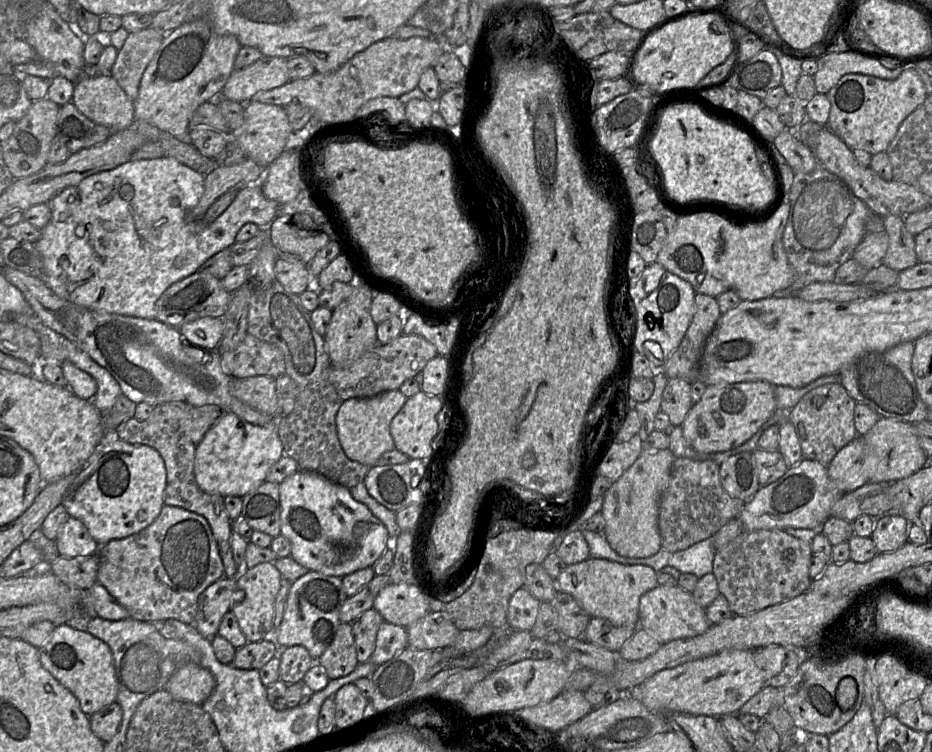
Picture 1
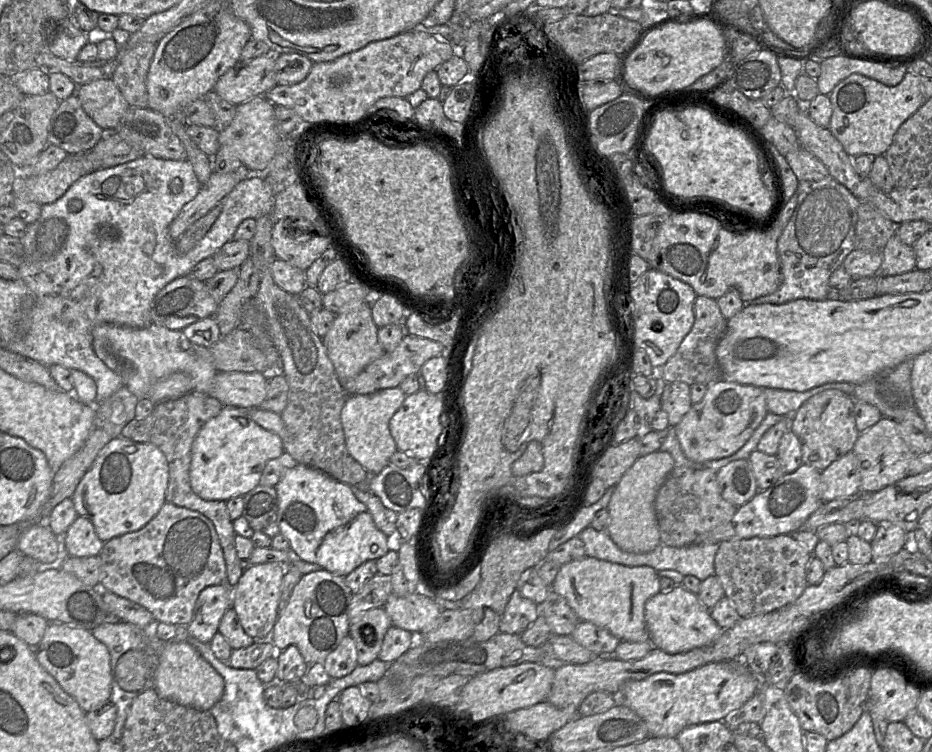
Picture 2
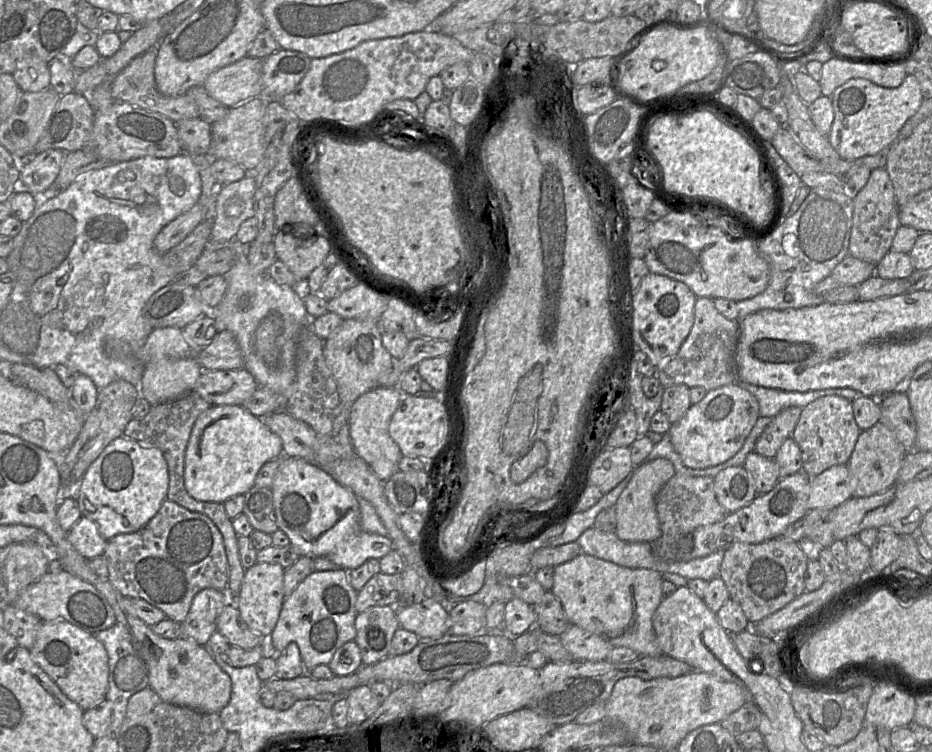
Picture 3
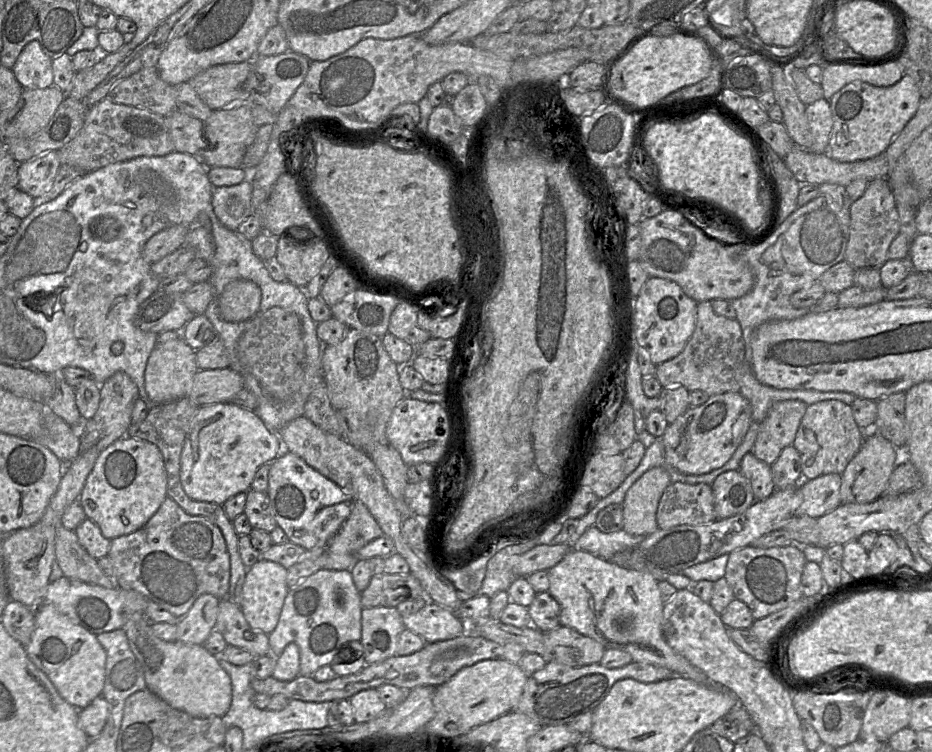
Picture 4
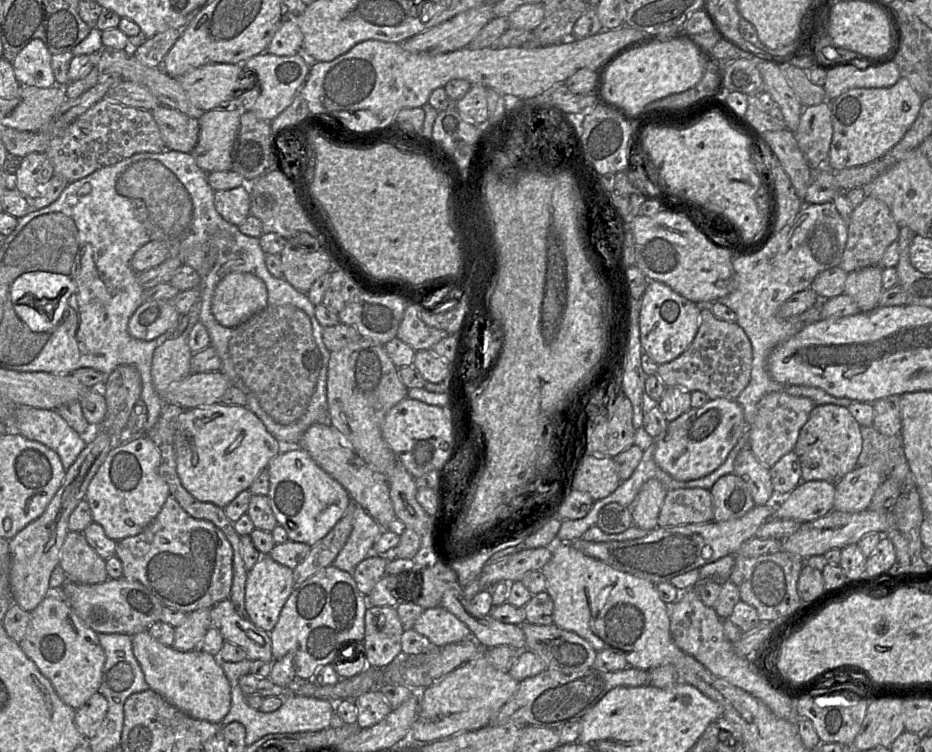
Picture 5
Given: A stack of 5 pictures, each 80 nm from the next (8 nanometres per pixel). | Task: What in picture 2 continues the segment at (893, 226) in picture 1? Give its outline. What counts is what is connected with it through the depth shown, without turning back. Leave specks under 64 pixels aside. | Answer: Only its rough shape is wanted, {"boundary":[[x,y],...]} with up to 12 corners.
{"boundary":[[895,234],[883,250],[878,275],[916,269],[912,246]]}

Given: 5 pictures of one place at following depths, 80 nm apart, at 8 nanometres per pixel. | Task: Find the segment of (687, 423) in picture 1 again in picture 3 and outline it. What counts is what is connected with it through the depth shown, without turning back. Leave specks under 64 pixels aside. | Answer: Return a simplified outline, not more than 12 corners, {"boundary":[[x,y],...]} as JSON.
{"boundary":[[738,382],[707,391],[668,433],[683,464],[732,458],[759,417]]}

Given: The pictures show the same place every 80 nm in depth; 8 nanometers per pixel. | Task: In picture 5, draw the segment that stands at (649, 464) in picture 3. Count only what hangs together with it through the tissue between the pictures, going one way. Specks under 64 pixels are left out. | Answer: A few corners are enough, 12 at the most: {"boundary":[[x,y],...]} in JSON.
{"boundary":[[646,481],[630,507],[633,524],[658,527],[667,487]]}

